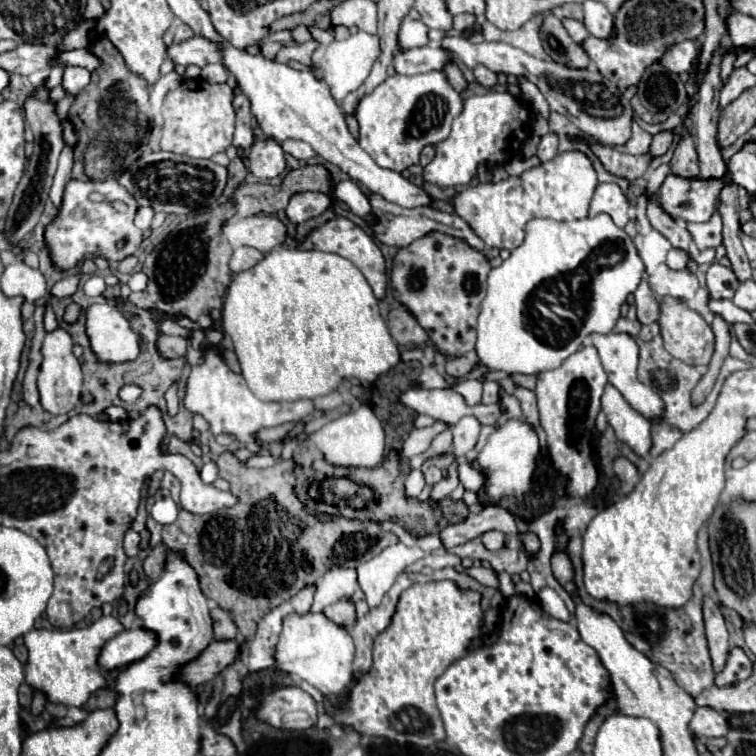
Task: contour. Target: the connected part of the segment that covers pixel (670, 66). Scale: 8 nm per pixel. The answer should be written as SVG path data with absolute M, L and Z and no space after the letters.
M682 41L672 45L658 61L670 73L688 73L692 69L692 59L698 53L696 41Z

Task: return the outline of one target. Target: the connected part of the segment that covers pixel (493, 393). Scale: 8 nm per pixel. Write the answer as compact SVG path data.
M486 381L484 383L484 395L482 395L482 403L498 403L500 401L500 385L496 381Z

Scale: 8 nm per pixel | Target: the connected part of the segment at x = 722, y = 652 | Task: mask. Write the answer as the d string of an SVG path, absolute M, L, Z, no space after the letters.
M702 599L702 611L704 611L704 625L706 625L706 639L710 657L714 663L714 671L722 671L728 655L728 631L724 625L724 617L718 609L718 605L710 599Z

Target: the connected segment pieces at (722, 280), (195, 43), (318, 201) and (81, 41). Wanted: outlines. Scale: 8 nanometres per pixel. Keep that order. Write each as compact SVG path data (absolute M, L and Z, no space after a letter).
M720 263L710 265L706 279L708 279L708 291L712 299L732 299L736 287L740 285L736 273L730 267L724 267Z
M192 37L184 43L172 45L168 49L168 57L178 65L198 65L204 67L208 63L222 63L220 45L206 37Z
M312 191L294 193L286 207L286 215L294 223L304 223L312 217L322 215L330 207L330 203L332 203L330 195L324 195L324 193L312 193Z
M82 19L82 23L72 29L62 43L58 45L60 51L72 51L72 49L86 49L90 43L90 33L96 31L96 19Z

